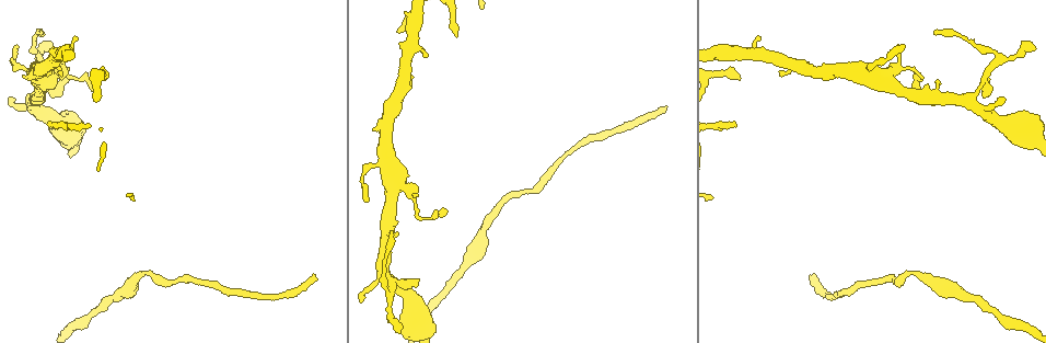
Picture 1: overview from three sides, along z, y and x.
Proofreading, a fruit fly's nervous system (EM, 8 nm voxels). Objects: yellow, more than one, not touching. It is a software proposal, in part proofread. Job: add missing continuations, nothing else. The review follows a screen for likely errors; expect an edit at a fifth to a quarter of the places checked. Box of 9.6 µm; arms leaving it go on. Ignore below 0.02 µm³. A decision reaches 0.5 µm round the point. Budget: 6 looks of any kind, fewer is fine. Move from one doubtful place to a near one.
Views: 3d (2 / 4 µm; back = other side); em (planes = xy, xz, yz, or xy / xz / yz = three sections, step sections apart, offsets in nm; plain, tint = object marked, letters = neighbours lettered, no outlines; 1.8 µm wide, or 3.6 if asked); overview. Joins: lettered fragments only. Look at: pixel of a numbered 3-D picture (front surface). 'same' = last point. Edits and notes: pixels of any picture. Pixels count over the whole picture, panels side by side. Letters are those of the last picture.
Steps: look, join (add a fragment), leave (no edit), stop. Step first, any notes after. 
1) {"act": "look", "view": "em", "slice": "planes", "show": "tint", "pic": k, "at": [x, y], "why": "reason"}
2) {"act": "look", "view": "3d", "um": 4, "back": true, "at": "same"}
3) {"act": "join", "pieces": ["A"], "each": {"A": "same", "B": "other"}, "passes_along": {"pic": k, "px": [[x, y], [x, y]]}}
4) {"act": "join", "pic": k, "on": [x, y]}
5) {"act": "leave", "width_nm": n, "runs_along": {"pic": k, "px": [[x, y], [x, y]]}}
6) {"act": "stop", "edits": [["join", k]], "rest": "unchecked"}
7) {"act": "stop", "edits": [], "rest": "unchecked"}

{"act": "look", "view": "em", "slice": "planes", "show": "letters", "pic": 1, "at": [392, 233], "why": "tapers out"}

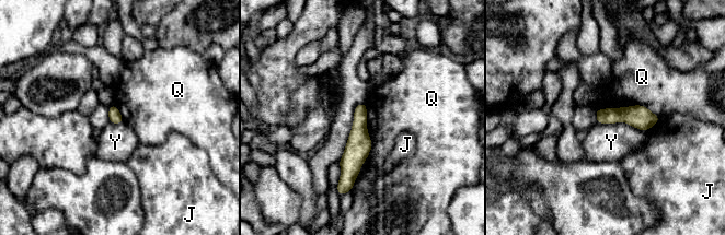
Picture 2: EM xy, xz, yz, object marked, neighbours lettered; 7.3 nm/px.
{"act": "leave", "width_nm": 100, "each": {"J": "other", "Q": "other", "Y": "other"}, "border": {"pic": 2, "px": [[366, 103], [371, 150], [351, 190]]}, "found": "no lettered fragment goes on from it"}

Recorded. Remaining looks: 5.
{"act": "look", "view": "3d", "um": 4, "back": true, "pic": 1, "at": [315, 277], "why": "free end"}

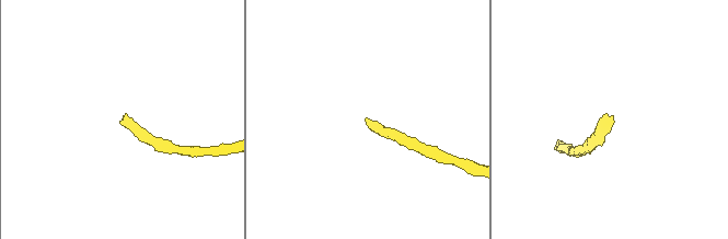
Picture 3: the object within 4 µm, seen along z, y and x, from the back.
{"act": "look", "view": "em", "slice": "xy", "step": 4, "show": "letters", "pic": 3, "at": [123, 118], "why": "need the tissue"}

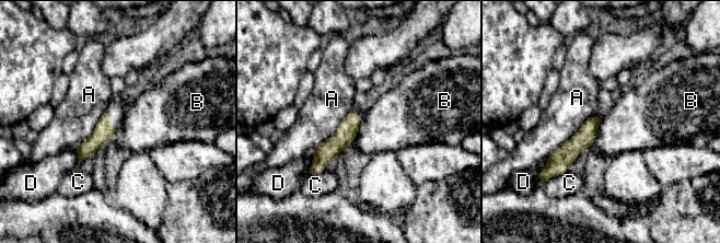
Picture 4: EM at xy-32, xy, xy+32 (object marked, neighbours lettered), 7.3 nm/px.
{"act": "look", "view": "em", "slice": "xz", "step": 16, "show": "letters", "at": "same"}

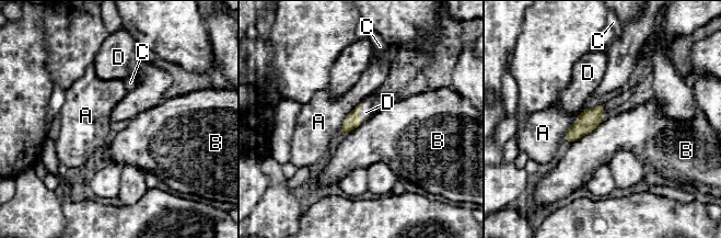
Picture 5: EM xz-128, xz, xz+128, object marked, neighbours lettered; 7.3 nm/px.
{"act": "join", "pieces": ["D"], "width_nm": 100, "longest_contact_nm": ["A", 380], "each": {"A": "other", "B": "other", "C": "other", "D": "same"}, "found": "it goes on there"}

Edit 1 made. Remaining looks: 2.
{"act": "stop", "edits": [["join", 5]], "rest": "unchecked"}

